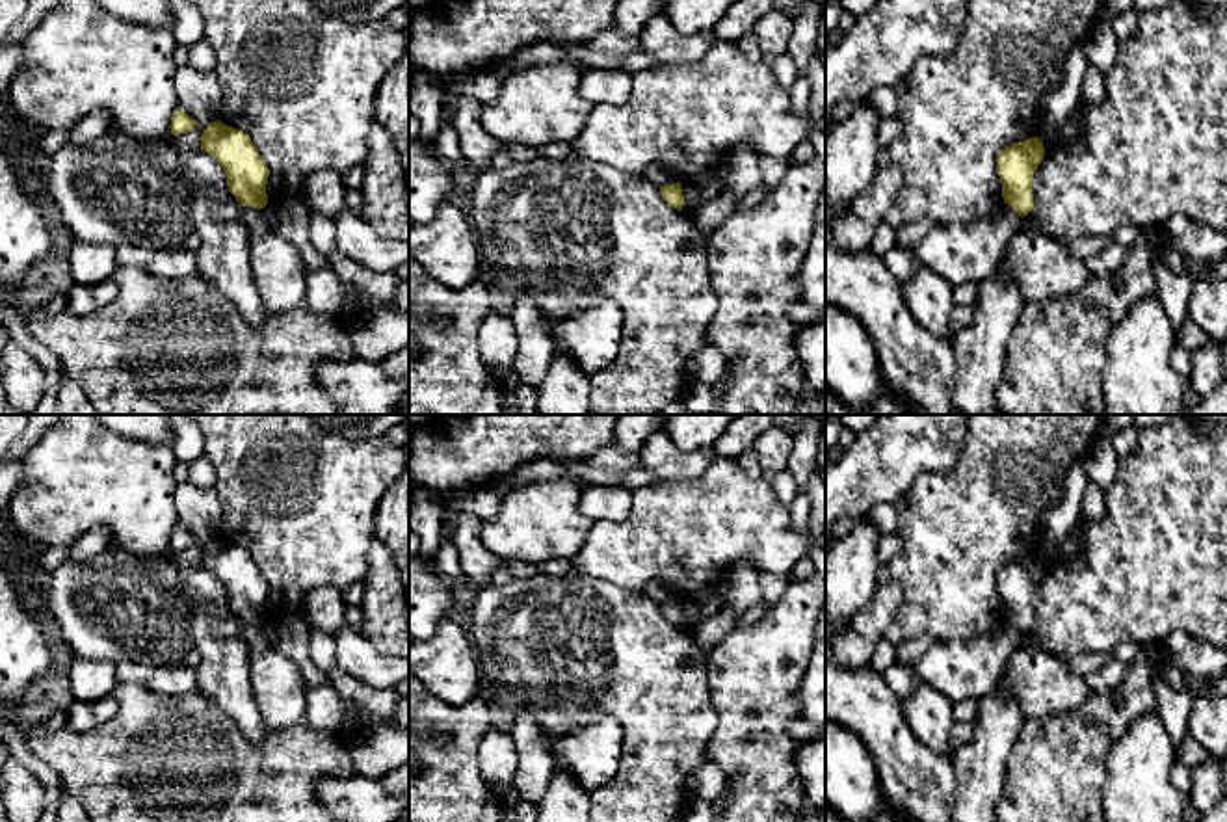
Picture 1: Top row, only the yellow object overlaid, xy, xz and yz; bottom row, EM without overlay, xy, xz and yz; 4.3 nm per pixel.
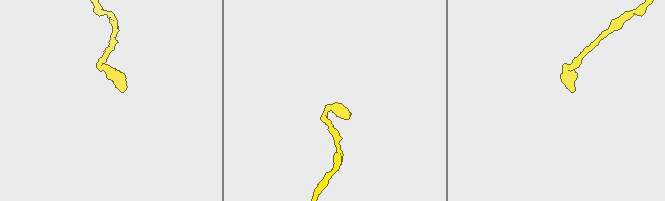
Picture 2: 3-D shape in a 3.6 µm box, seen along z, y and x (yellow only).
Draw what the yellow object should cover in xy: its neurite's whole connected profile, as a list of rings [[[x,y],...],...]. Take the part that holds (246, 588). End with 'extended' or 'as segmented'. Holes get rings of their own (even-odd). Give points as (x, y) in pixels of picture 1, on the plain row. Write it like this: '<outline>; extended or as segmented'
[[[214,537],[201,550],[201,565],[221,580],[229,608],[242,623],[266,623],[270,586],[247,550]]]; as segmented

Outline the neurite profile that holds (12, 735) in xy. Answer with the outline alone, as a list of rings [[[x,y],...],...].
[[[0,722],[0,740],[6,744],[9,757],[28,768],[45,789],[43,815],[39,822],[56,822],[61,785],[54,768],[28,749],[24,731],[19,725]]]

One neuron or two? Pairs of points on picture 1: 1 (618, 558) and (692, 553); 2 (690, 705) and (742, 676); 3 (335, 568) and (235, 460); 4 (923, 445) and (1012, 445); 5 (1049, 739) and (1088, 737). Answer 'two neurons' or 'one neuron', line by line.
1: one neuron
2: two neurons
3: one neuron
4: two neurons
5: one neuron

